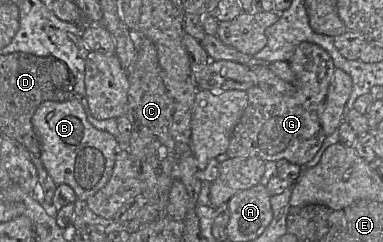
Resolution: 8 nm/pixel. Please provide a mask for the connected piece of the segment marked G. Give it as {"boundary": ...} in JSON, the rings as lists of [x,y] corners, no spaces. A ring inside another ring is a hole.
{"boundary":[[[302,42],[288,63],[296,77],[294,94],[272,93],[259,86],[247,90],[247,106],[234,128],[227,150],[230,158],[255,157],[265,162],[286,160],[304,166],[321,148],[327,136],[323,132],[320,116],[336,69],[334,62],[329,53],[319,45]]]}

